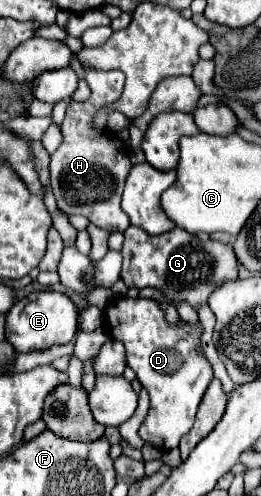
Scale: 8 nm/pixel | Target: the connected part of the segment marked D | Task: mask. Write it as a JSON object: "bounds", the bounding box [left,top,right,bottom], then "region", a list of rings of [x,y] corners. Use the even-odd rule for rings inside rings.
{"bounds":[104,298,212,452],"region":[[[140,298],[112,300],[104,310],[104,318],[106,332],[126,346],[128,366],[136,372],[140,384],[150,394],[150,410],[138,436],[162,452],[178,448],[180,438],[192,428],[198,404],[212,380],[210,362],[196,352],[202,328],[190,328],[188,324],[182,328],[170,328],[160,306],[154,300]],[[182,366],[186,366],[186,370],[180,370]]]}

